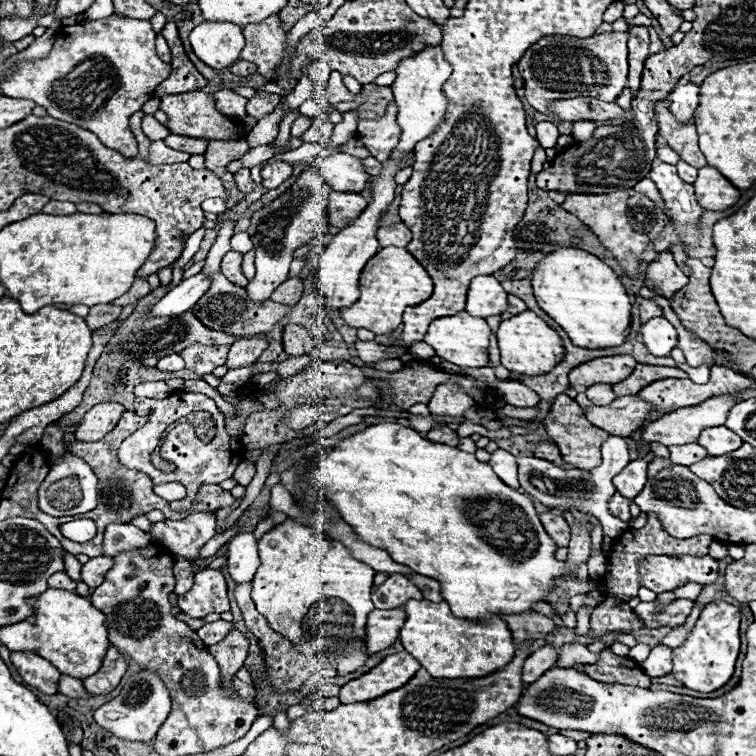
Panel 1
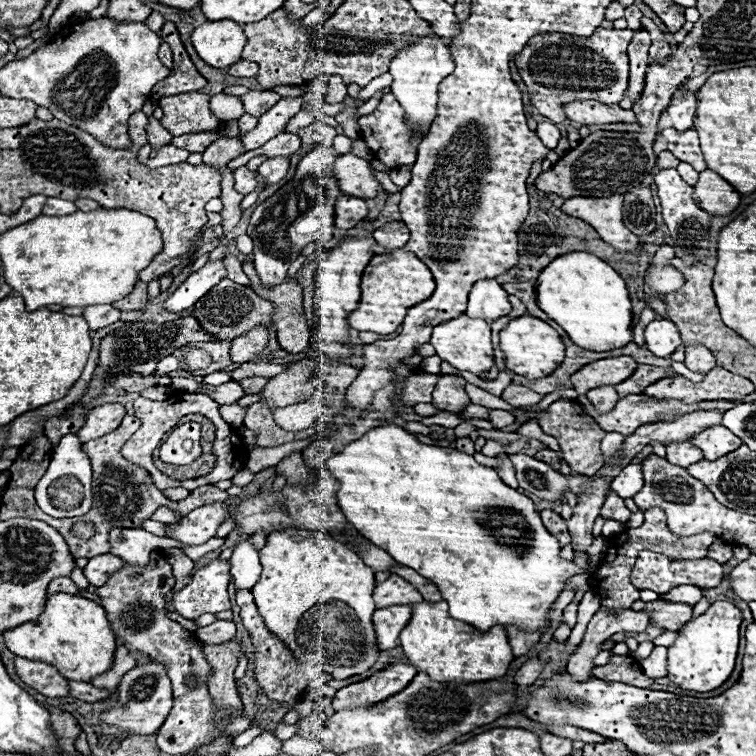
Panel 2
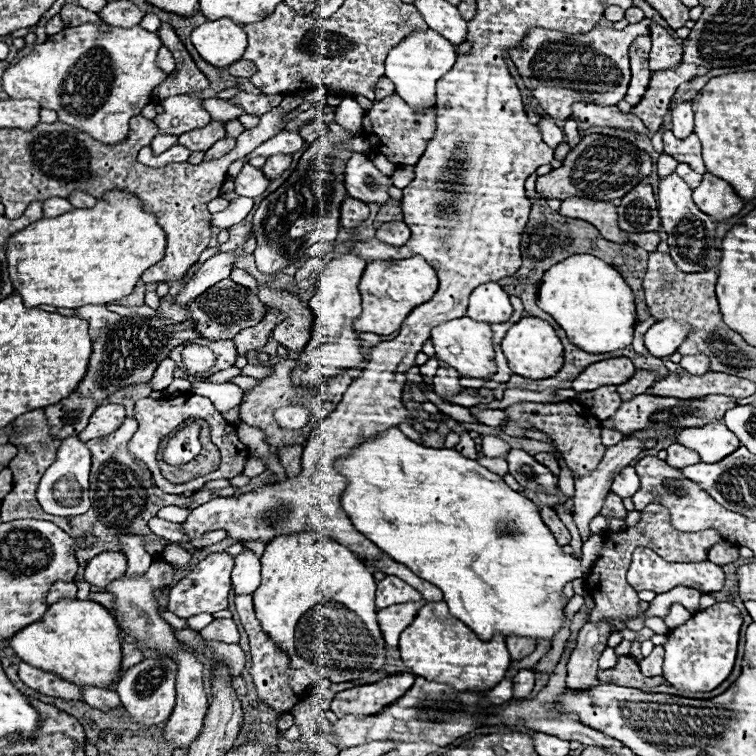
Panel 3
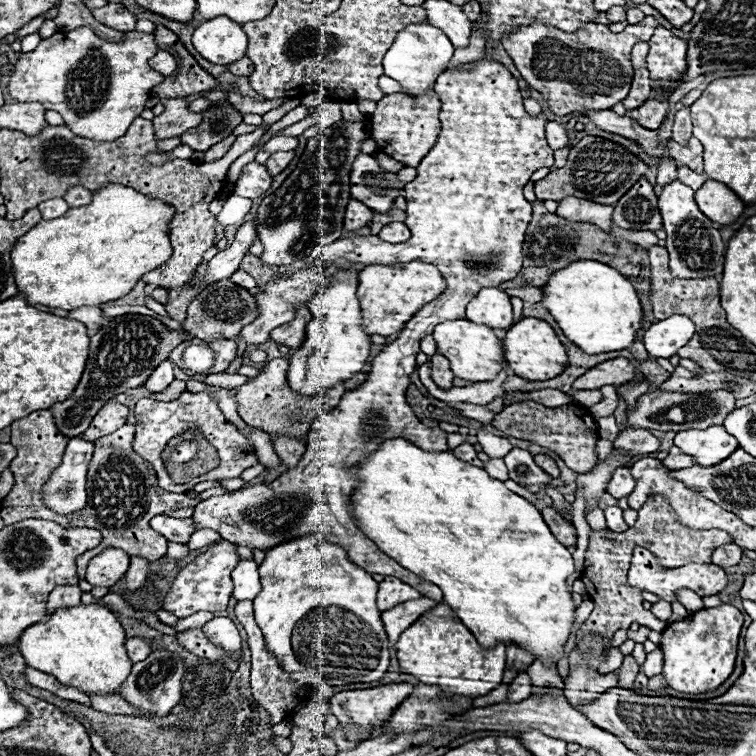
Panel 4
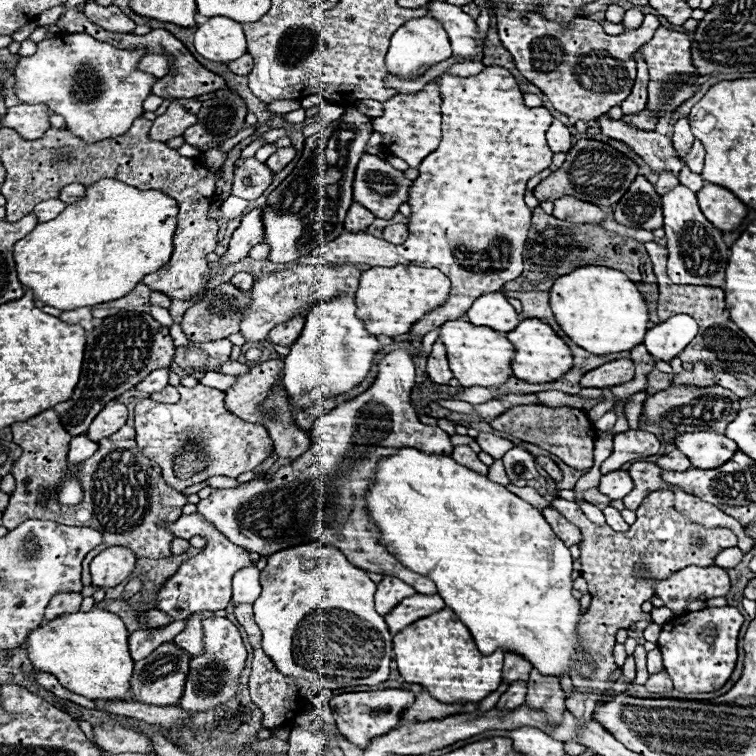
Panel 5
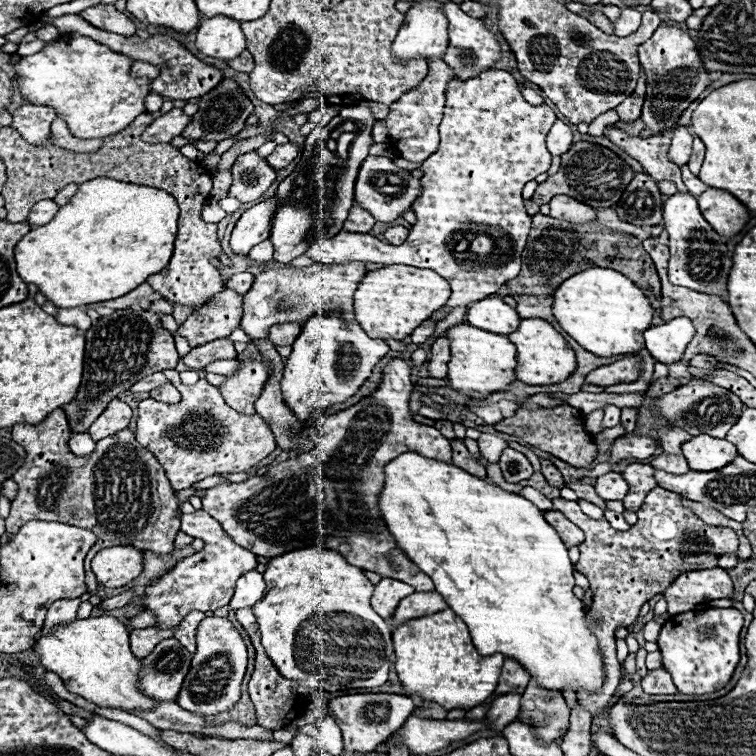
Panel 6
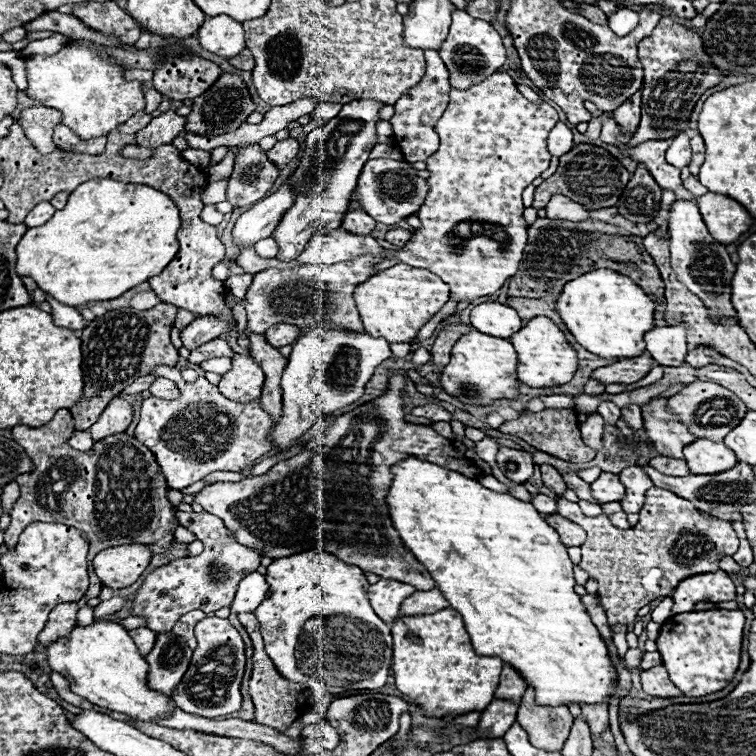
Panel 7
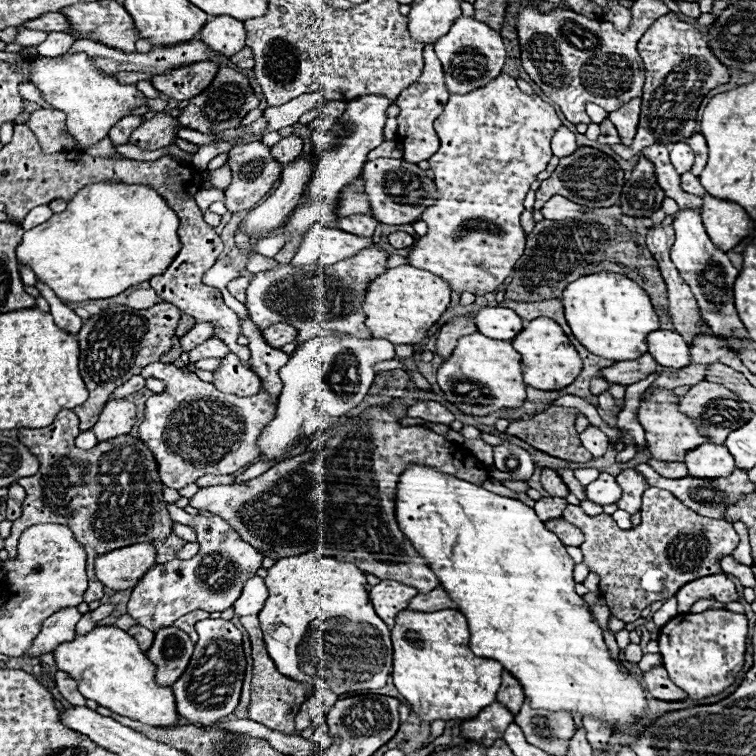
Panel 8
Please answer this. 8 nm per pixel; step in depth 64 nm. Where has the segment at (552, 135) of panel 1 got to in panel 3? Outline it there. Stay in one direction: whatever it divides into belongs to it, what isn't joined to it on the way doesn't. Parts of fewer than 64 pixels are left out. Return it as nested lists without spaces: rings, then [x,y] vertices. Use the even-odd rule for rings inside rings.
[[[542,118],[542,122],[540,122],[540,132],[542,132],[544,142],[546,142],[550,148],[556,148],[558,144],[564,142],[564,132],[562,132],[562,128],[560,128],[554,120],[550,120],[550,118]]]

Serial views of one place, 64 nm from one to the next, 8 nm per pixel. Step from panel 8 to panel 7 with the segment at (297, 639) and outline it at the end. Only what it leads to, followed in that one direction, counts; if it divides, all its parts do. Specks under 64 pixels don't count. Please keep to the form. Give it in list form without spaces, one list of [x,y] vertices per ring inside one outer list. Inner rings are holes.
[[[310,550],[276,558],[268,566],[266,580],[258,572],[248,574],[240,582],[236,598],[230,608],[234,614],[256,610],[254,614],[260,622],[260,632],[264,636],[266,652],[284,678],[292,682],[304,682],[306,676],[318,678],[326,682],[326,688],[332,694],[340,694],[346,690],[372,690],[372,688],[382,688],[386,684],[388,670],[392,666],[392,636],[388,624],[384,624],[368,604],[368,588],[370,584],[358,566],[346,564],[332,554]]]

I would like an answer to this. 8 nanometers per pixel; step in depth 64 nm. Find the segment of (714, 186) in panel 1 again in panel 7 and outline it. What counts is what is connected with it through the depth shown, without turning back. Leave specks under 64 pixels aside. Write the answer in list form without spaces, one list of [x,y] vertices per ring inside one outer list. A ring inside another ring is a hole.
[[[708,192],[696,202],[710,234],[720,244],[736,242],[752,226],[754,218],[740,204],[736,204],[736,200],[728,200],[728,196]]]

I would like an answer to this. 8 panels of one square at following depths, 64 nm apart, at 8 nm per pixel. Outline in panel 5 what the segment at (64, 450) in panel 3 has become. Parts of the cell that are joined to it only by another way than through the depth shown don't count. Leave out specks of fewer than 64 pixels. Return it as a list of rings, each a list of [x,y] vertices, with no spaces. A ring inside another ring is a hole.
[[[80,434],[80,436],[72,436],[70,440],[70,450],[68,450],[68,460],[72,464],[80,464],[84,462],[86,458],[90,458],[94,452],[96,452],[98,444],[92,442],[86,434]],[[64,482],[60,486],[60,494],[58,494],[60,504],[78,504],[78,500],[82,500],[82,492],[80,492],[80,484],[78,482]]]

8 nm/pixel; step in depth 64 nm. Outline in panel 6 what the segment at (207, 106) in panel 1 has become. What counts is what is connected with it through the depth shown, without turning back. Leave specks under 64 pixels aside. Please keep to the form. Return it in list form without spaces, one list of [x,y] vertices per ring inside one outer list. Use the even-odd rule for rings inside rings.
[[[172,108],[170,112],[156,118],[142,134],[146,144],[168,144],[172,138],[180,136],[182,130],[190,124],[190,116],[182,114],[180,108]]]

